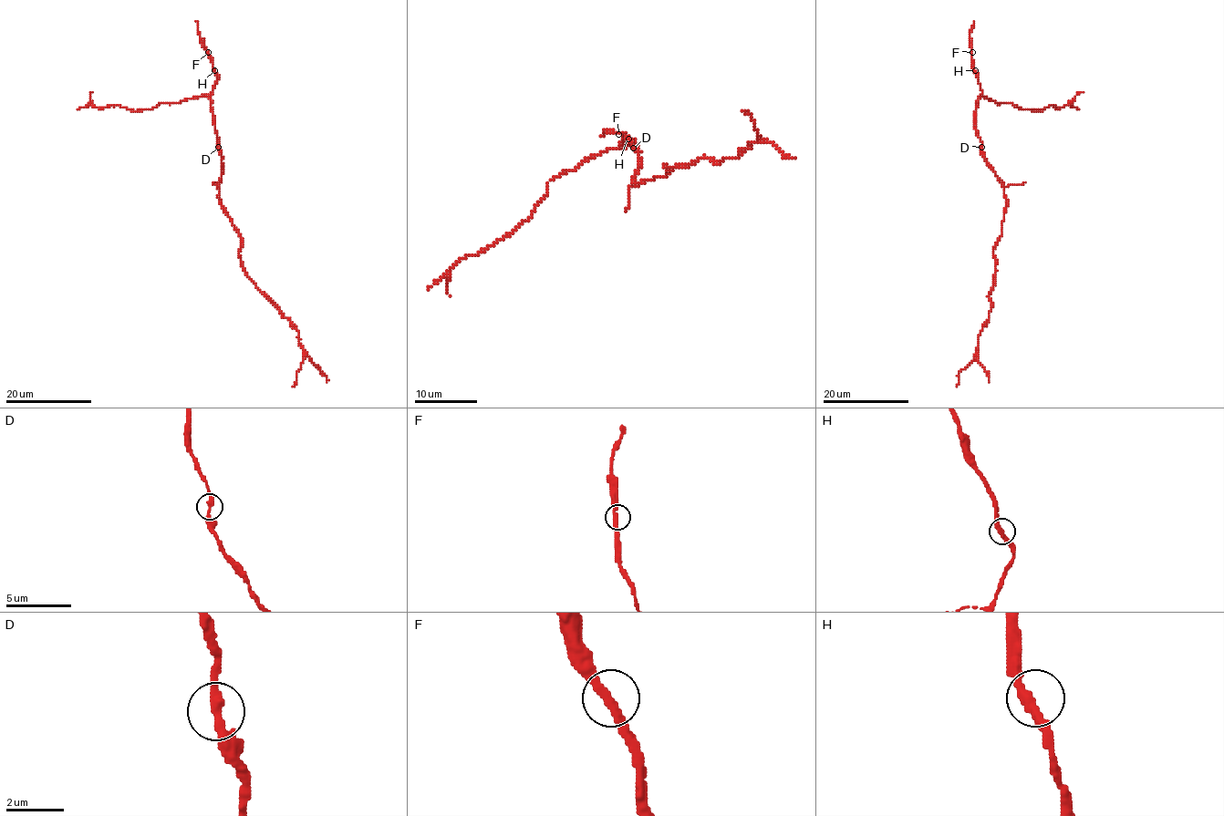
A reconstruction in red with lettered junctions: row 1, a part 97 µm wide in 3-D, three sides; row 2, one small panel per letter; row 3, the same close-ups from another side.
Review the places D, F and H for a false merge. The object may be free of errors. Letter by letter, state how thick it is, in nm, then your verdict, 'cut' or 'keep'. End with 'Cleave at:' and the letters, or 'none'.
D: 320 nm thick; keep
F: 320 nm thick; keep
H: 340 nm thick; keep
Cleave at: none

